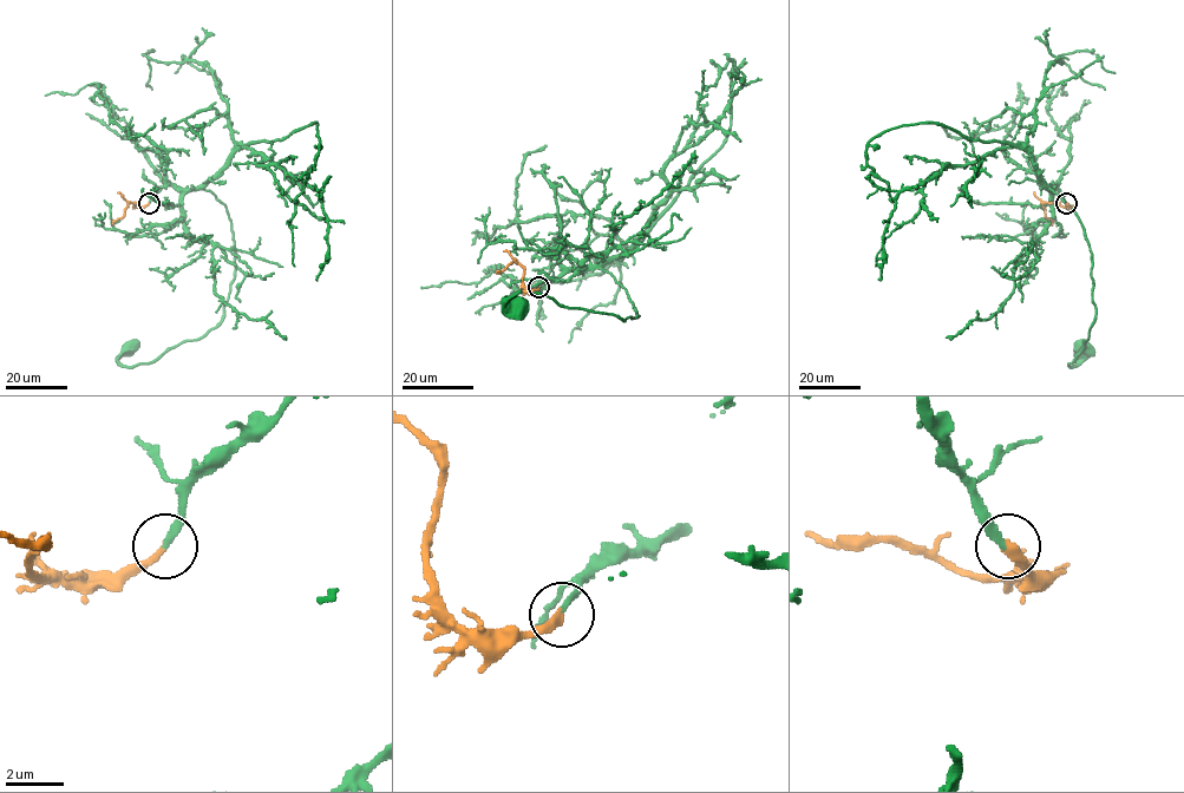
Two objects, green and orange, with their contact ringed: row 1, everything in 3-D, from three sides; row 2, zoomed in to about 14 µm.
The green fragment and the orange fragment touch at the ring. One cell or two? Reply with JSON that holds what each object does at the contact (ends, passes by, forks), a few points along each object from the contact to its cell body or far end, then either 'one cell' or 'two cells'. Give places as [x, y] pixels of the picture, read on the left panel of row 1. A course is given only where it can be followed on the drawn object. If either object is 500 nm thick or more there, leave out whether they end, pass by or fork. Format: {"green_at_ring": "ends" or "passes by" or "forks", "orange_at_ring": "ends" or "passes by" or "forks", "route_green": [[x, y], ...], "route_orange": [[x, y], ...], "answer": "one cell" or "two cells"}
{"green_at_ring": "ends", "orange_at_ring": "ends", "route_green": [[149, 203], [165, 184], [210, 190], [231, 222], [235, 277], [202, 336], [125, 366], [130, 347]], "route_orange": [[149, 203], [136, 207], [136, 203], [129, 203], [125, 214], [112, 224]], "answer": "one cell"}

